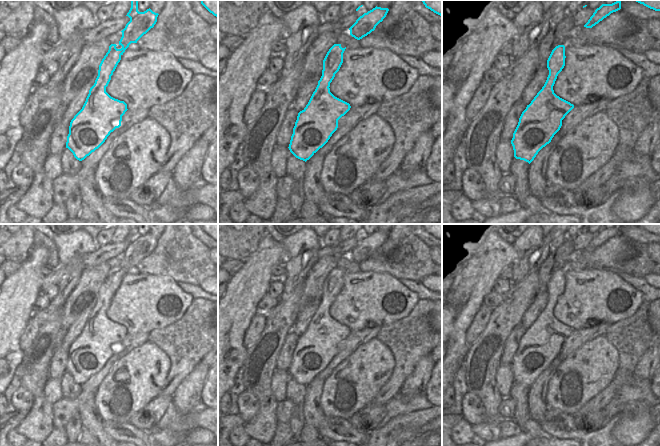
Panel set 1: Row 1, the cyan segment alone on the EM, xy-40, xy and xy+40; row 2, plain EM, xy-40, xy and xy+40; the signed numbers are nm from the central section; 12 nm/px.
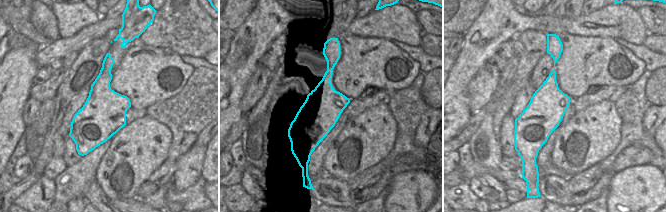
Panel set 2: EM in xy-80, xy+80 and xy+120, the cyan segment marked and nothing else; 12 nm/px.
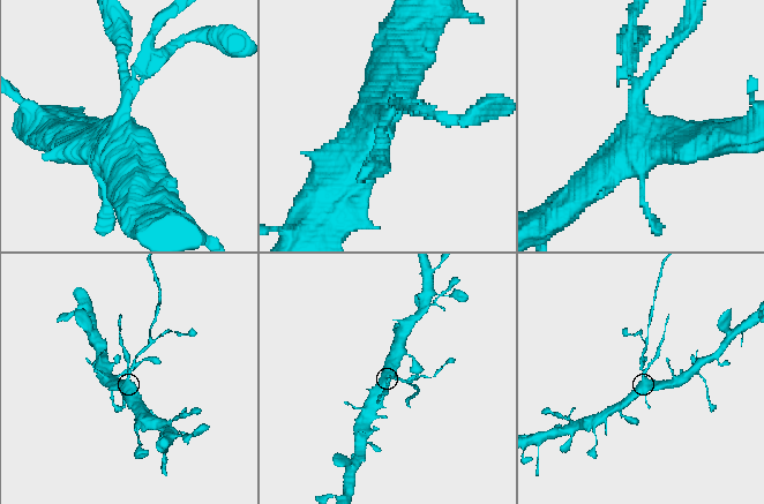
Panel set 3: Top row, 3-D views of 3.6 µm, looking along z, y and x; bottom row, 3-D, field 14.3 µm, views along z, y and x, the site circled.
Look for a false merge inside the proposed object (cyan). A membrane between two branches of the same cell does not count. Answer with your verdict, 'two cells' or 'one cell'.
two cells

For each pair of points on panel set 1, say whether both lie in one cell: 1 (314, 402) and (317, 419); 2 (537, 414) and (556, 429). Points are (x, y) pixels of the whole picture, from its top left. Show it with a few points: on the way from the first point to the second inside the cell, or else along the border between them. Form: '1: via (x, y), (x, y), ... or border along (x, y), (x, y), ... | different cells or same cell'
1: via (314, 406), (314, 415) | same cell
2: border along (548, 407), (545, 417), (539, 423) | different cells

